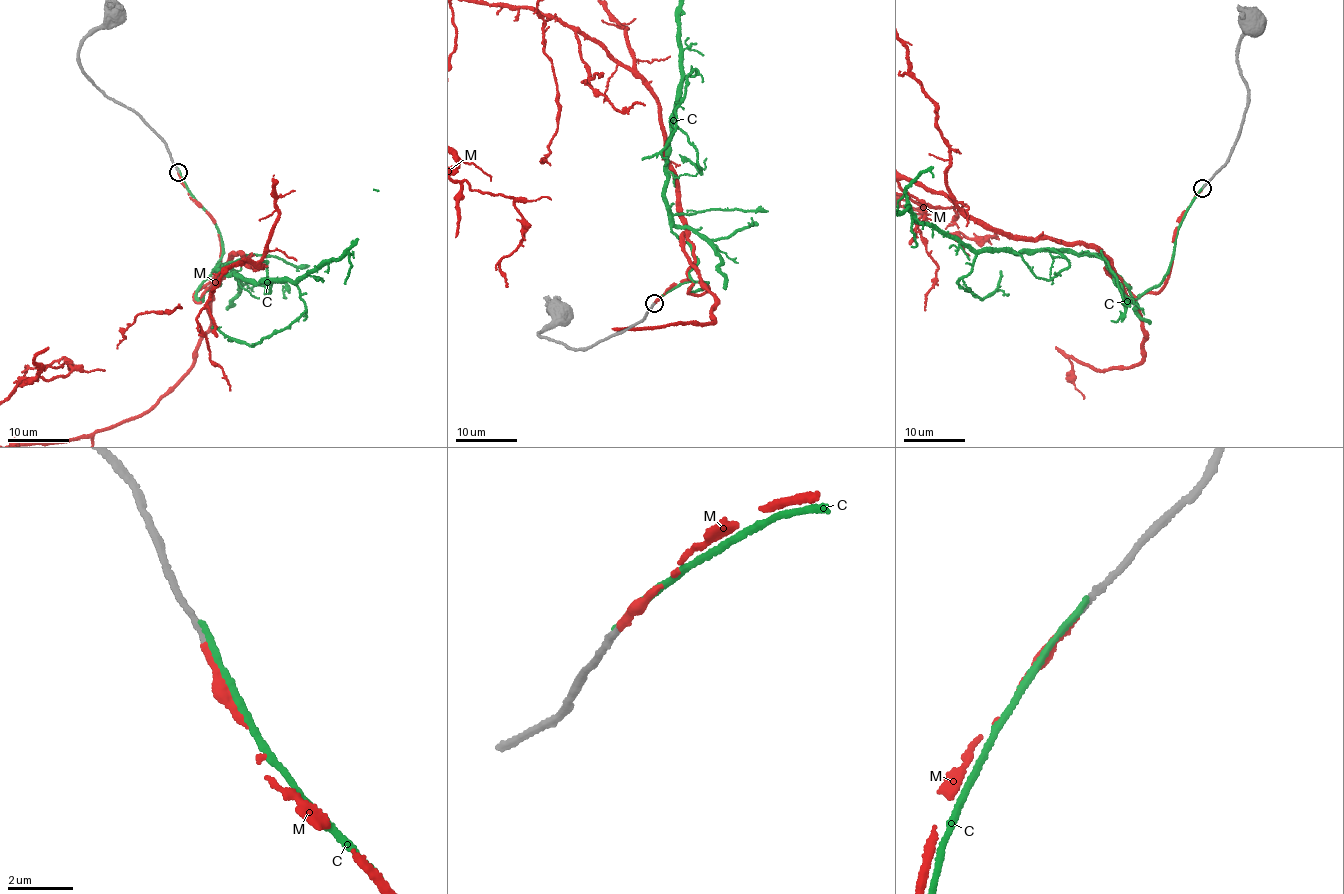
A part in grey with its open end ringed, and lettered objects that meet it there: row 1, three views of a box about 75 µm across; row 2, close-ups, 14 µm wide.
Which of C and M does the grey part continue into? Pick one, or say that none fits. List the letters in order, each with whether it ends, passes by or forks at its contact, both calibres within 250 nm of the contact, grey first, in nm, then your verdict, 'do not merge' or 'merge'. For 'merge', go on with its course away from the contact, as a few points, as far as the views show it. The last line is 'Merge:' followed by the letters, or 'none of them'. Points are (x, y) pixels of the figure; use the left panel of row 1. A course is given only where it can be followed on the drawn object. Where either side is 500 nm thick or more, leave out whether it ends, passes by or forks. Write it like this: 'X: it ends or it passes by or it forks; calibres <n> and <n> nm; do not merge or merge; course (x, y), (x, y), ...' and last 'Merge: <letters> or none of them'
C: it ends; calibres 200 and 180 nm; do not merge
M: it ends; calibres 180 and 200 nm; merge
Merge: M

